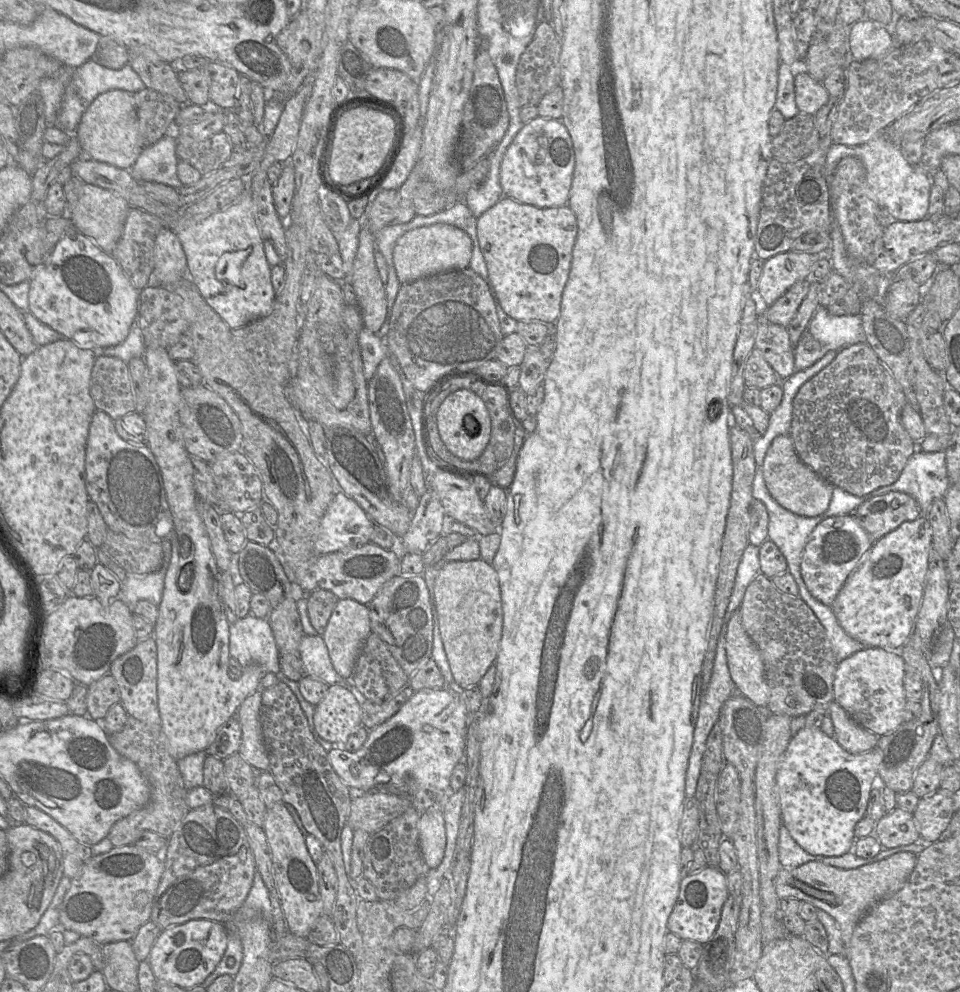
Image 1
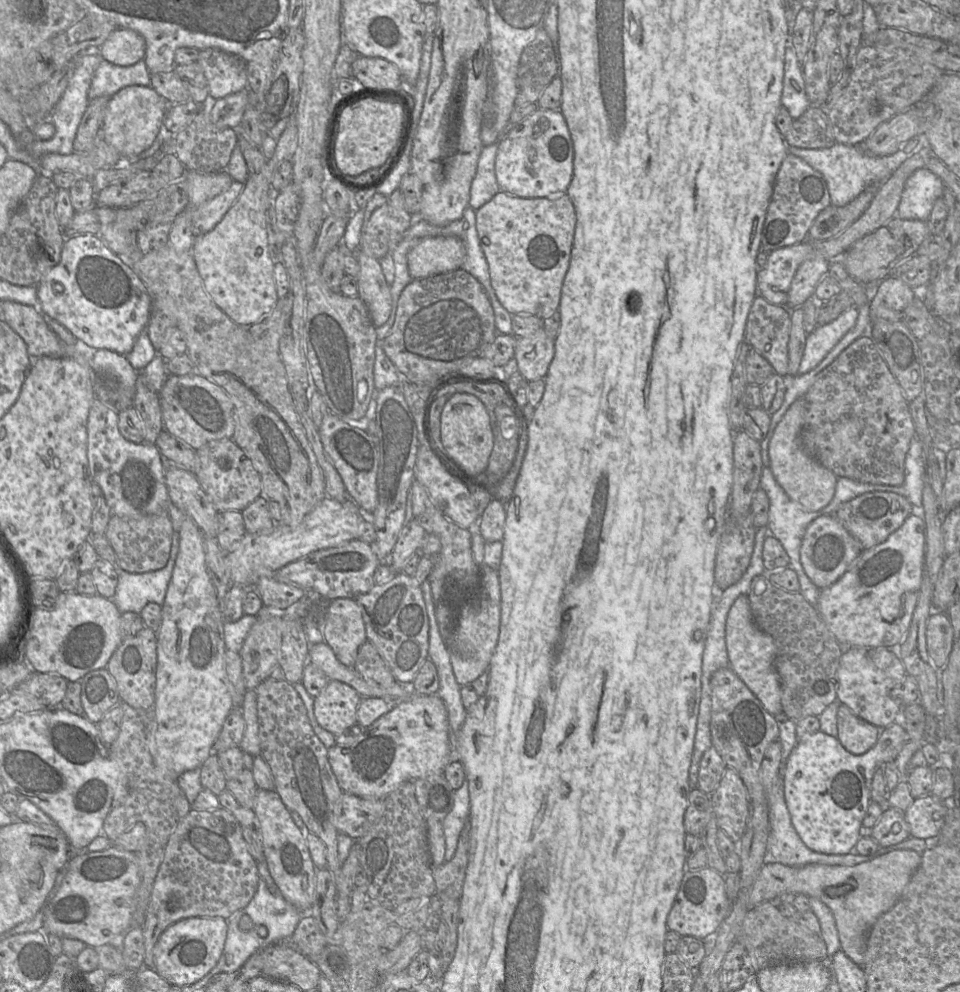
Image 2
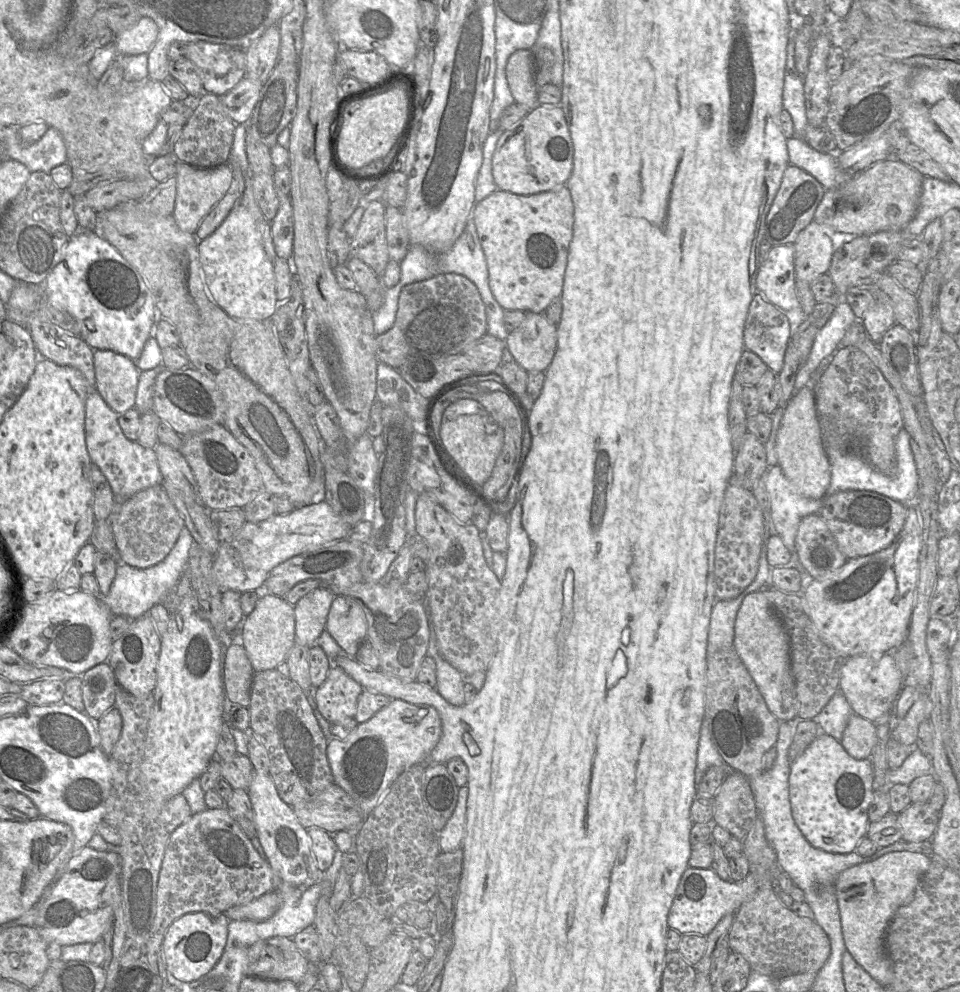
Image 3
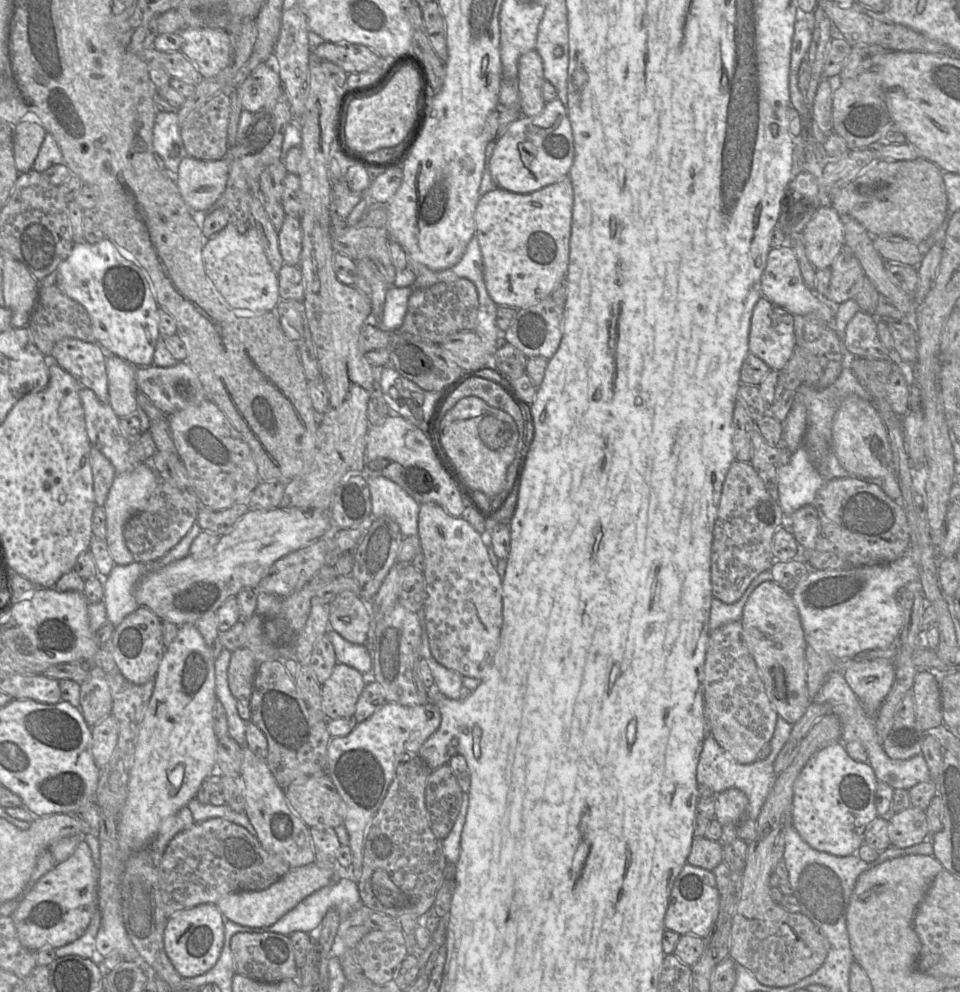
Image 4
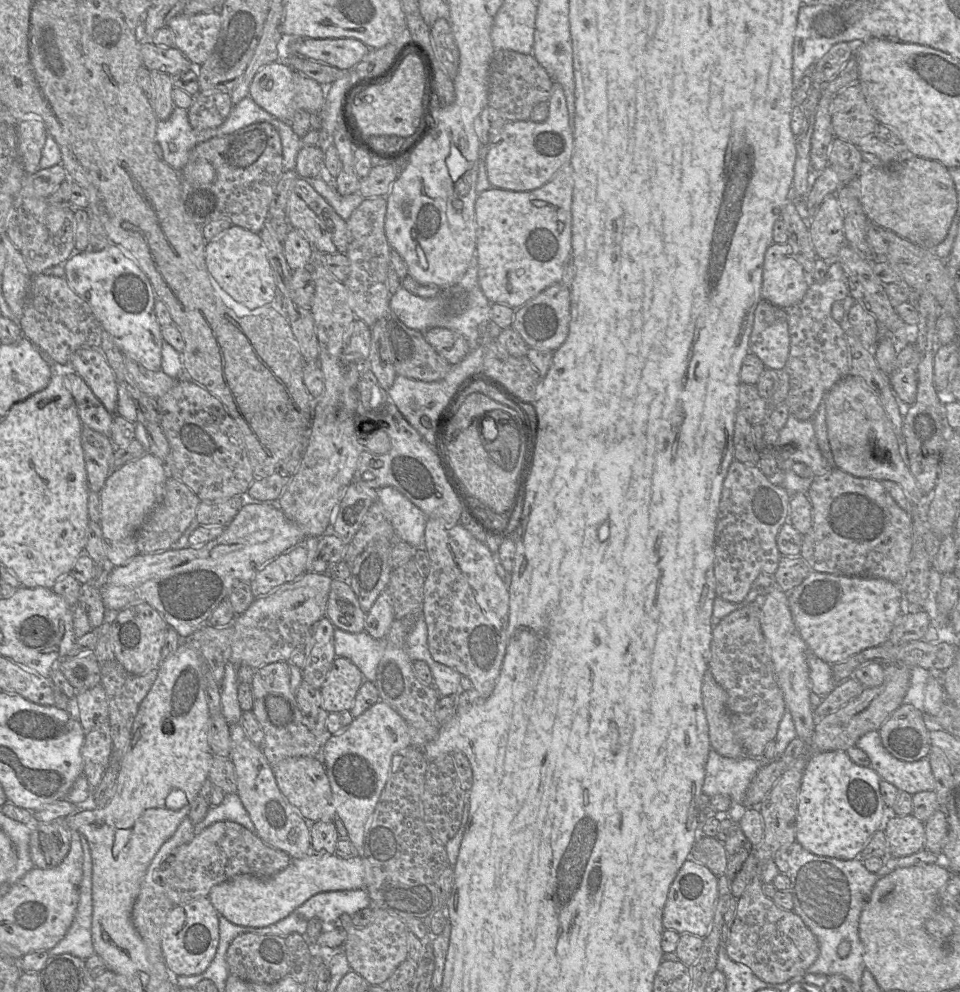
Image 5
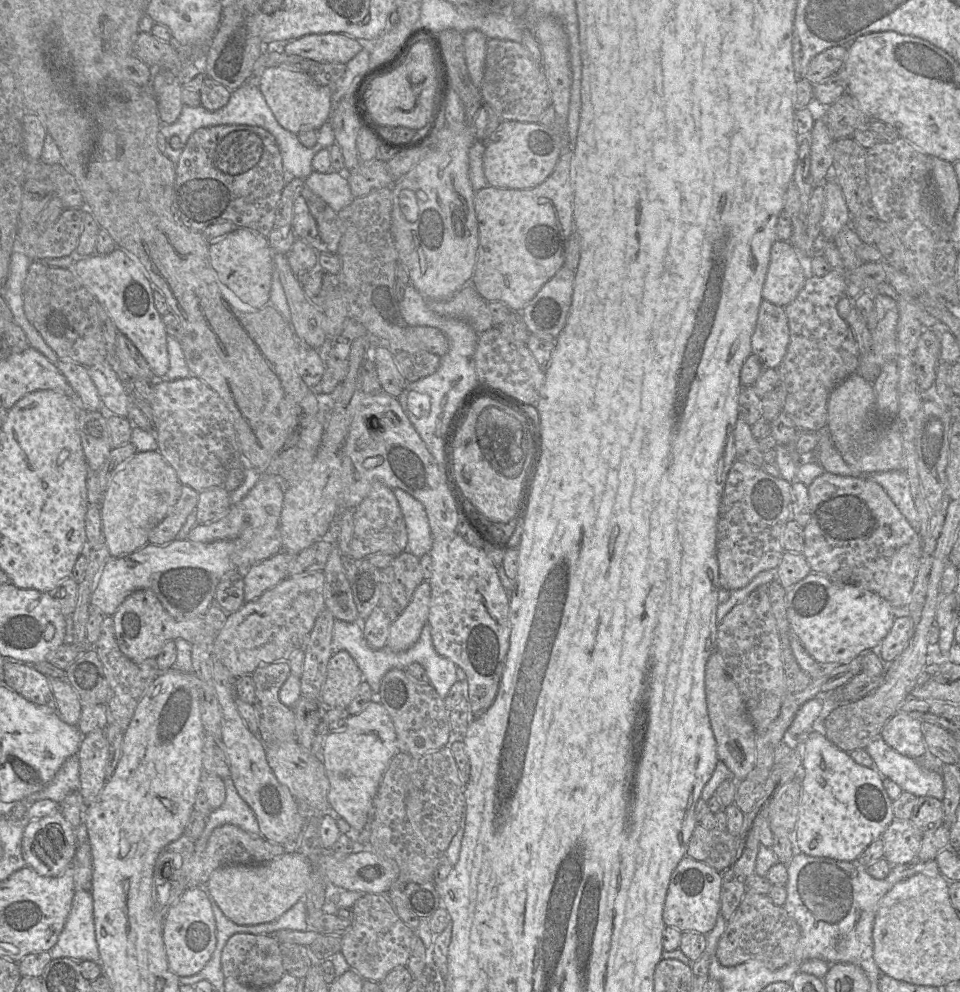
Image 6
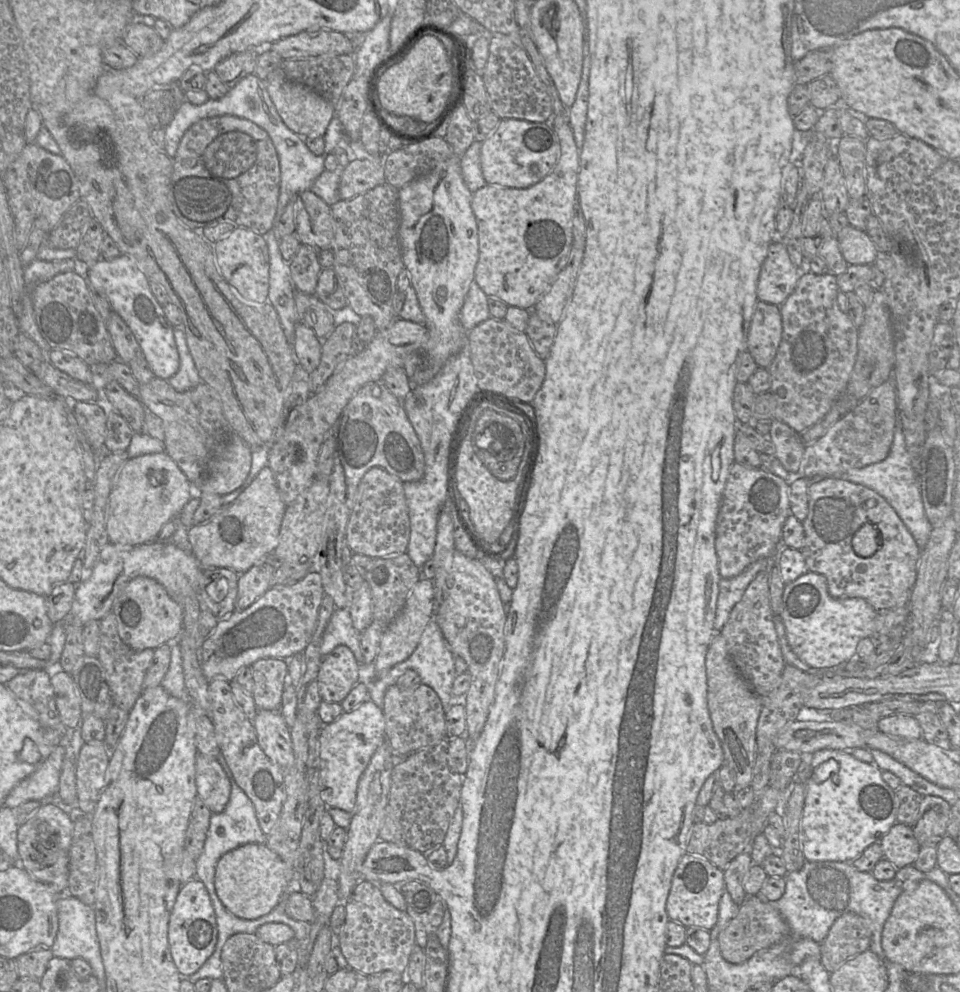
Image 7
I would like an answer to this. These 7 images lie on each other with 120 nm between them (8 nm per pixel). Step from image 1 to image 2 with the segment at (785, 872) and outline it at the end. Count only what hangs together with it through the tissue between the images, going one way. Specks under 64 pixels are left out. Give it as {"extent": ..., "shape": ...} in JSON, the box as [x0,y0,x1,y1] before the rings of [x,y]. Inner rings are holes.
{"extent":[749,850,921,966],"shape":[[[893,850],[853,866],[825,864],[787,866],[767,860],[750,890],[749,906],[777,901],[779,895],[785,892],[818,898],[834,915],[841,949],[853,962],[862,966],[869,929],[899,900],[910,878],[920,866],[921,856],[914,850]]]}

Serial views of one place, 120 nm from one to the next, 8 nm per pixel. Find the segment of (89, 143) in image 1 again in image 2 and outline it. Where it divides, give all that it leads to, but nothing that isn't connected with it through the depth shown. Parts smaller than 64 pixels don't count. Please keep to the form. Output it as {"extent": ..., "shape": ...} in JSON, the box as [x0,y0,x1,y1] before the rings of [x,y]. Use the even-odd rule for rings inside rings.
{"extent":[103,86,168,159],"shape":[[[128,86],[109,98],[103,118],[103,138],[124,159],[140,159],[142,152],[150,148],[163,128],[168,102],[151,86]]]}

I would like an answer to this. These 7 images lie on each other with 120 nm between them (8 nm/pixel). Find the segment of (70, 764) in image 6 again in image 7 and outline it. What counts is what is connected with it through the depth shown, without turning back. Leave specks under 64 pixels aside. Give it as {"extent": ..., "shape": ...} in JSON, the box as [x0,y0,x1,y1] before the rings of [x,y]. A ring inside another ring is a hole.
{"extent":[4,744,65,808],"shape":[[[65,744],[57,745],[49,757],[44,759],[37,770],[20,781],[8,794],[4,806],[17,808],[21,804],[36,800],[46,802],[58,794],[59,780]]]}

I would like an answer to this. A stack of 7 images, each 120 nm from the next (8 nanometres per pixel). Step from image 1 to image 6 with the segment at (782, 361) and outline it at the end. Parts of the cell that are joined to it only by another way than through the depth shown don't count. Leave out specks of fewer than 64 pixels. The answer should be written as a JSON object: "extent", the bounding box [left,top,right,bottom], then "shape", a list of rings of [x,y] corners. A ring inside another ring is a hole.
{"extent":[751,300,790,368],"shape":[[[762,300],[758,310],[751,350],[764,368],[777,368],[790,340],[788,319],[784,307]]]}

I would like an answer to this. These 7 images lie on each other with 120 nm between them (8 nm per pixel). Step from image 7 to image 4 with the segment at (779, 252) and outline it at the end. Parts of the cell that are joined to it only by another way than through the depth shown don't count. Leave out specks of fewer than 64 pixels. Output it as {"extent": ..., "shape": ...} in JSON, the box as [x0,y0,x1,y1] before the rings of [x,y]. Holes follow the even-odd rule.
{"extent":[760,245,833,323],"shape":[[[788,245],[770,248],[762,271],[760,286],[762,297],[784,308],[792,315],[814,316],[826,323],[833,322],[832,310],[820,301],[820,296],[824,295],[817,294],[805,285],[795,253]]]}

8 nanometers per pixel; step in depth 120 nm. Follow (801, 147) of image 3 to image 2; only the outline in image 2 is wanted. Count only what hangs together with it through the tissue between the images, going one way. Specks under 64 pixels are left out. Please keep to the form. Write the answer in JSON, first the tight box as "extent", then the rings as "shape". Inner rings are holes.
{"extent":[787,143,893,207],"shape":[[[834,143],[828,148],[820,149],[787,148],[789,154],[800,157],[822,174],[827,184],[830,205],[836,207],[847,205],[869,185],[876,184],[879,186],[893,174],[893,170],[885,162],[885,156],[870,155],[861,146]]]}

